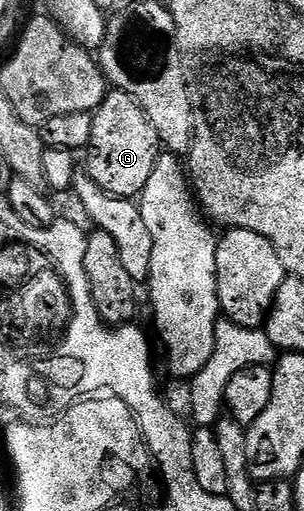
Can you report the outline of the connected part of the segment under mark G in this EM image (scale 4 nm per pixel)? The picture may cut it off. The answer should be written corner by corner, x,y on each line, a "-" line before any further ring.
107,91
101,105
93,113
90,155
90,179
112,196
138,198
148,186
152,166
156,166
162,140
158,137
156,126
148,118
138,101
129,92

